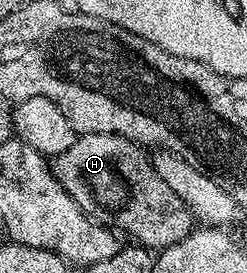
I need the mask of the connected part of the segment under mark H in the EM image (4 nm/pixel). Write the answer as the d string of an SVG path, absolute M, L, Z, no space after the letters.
M86 133L77 136L76 141L70 147L70 151L62 151L59 157L55 158L54 172L57 179L62 183L64 190L70 195L70 199L74 199L74 203L78 203L81 211L87 213L92 220L99 221L101 225L111 227L117 234L123 235L125 238L128 236L128 239L131 239L135 244L144 246L149 251L167 249L168 246L178 243L182 239L186 239L186 235L192 232L194 228L194 218L185 209L182 199L178 199L178 195L174 195L174 191L170 191L170 187L166 187L166 182L162 179L162 175L158 175L158 171L154 171L151 156L141 146L134 144L130 139L122 139L118 135L110 135L109 133Z

